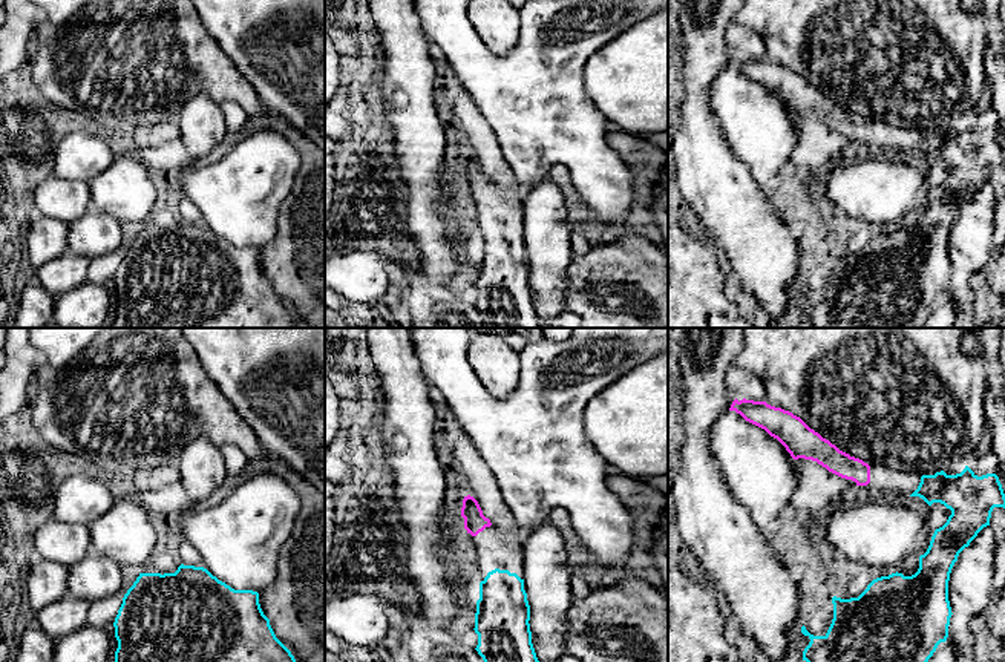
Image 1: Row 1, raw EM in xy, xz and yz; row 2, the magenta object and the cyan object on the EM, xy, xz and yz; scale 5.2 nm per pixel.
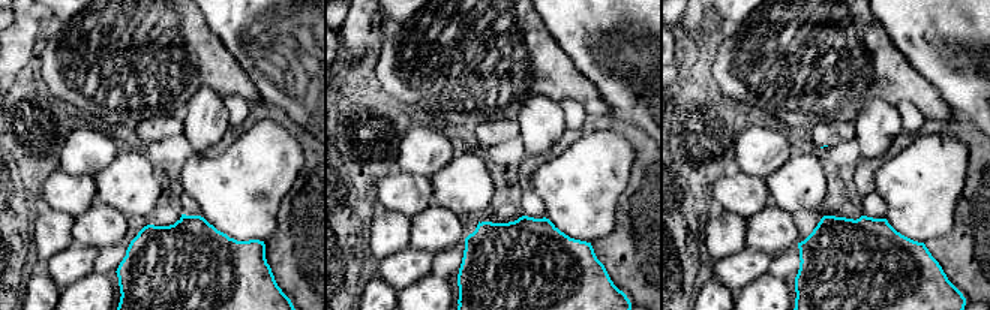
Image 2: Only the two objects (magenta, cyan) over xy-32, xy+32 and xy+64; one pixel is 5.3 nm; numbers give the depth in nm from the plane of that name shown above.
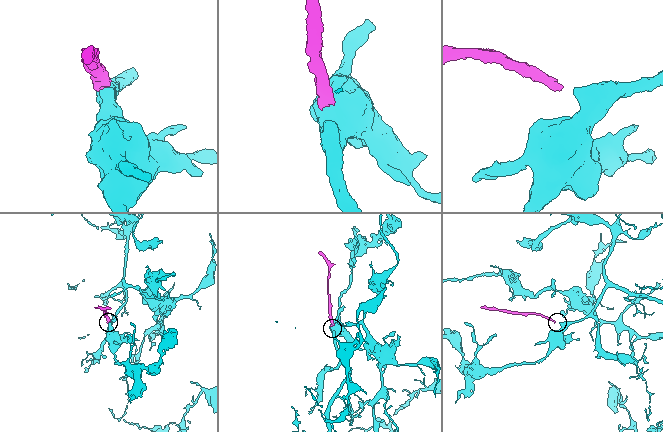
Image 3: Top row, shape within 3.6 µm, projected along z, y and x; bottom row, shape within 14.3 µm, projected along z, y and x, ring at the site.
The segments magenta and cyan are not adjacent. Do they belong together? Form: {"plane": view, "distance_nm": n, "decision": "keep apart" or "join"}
{"plane": "xz", "distance_nm": 200, "decision": "join"}

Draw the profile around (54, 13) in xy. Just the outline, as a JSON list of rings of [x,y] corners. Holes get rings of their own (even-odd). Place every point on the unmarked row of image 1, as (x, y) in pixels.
[[[31,0],[32,11],[54,29],[78,12],[89,0]]]

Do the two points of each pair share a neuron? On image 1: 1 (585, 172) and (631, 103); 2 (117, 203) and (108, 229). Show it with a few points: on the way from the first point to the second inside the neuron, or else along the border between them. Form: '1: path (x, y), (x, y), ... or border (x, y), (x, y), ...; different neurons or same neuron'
1: border (585, 92), (608, 120); different neurons
2: border (91, 206), (111, 215), (118, 222); different neurons

